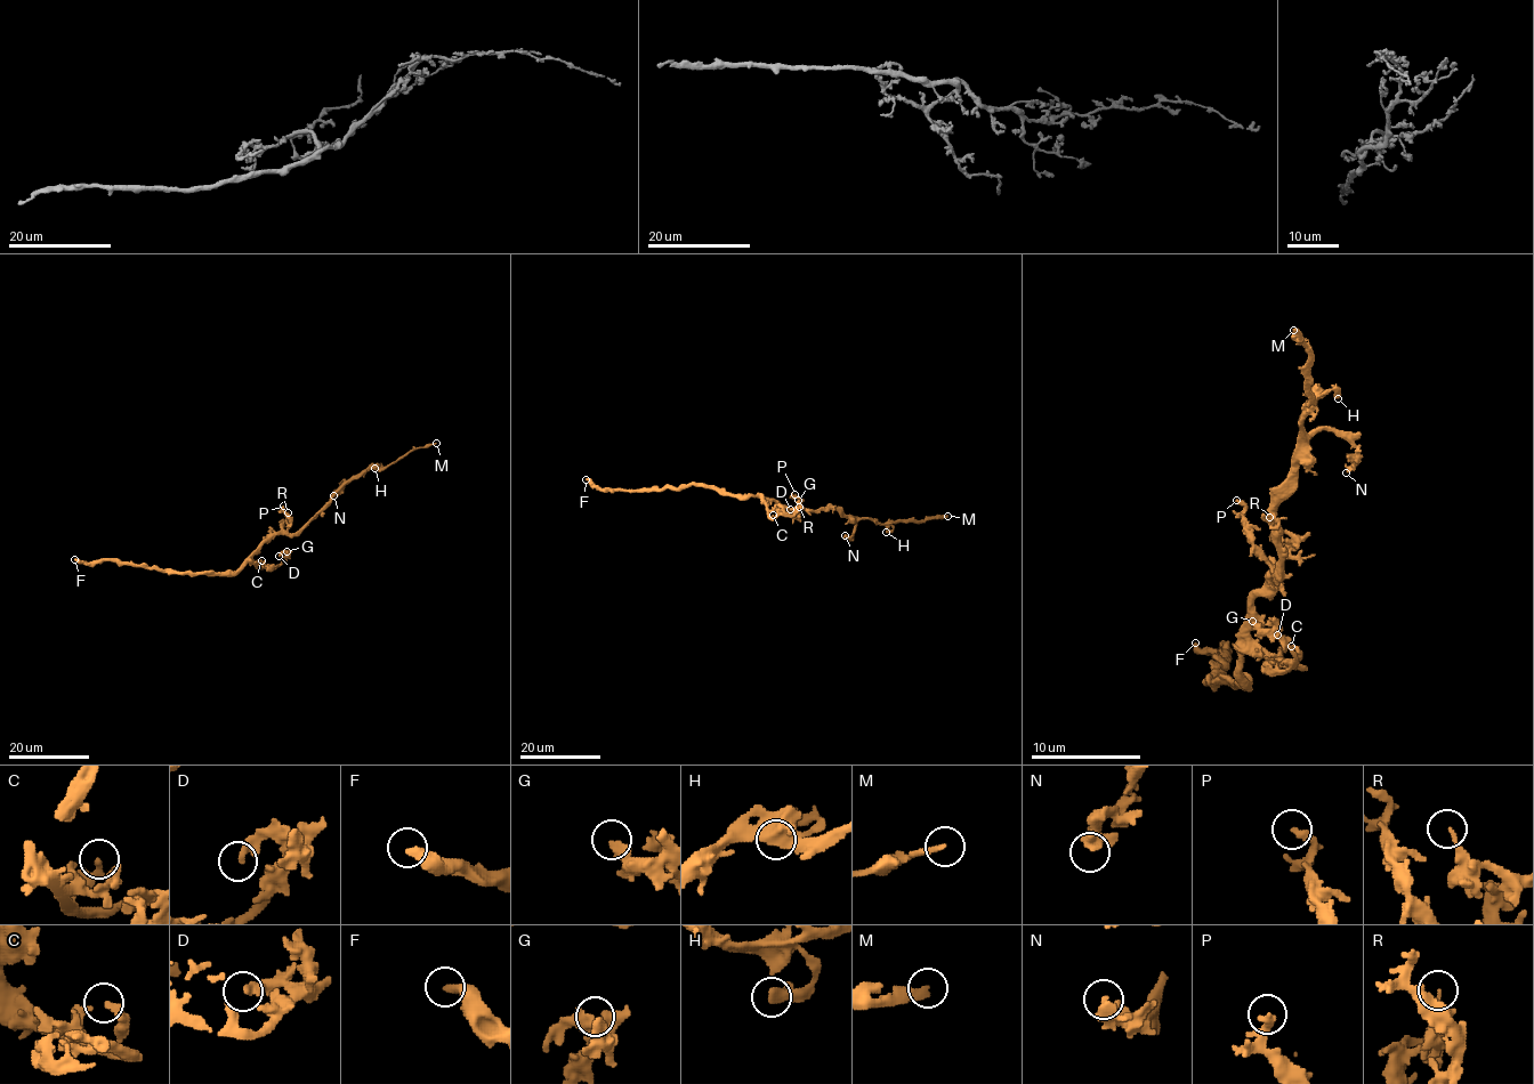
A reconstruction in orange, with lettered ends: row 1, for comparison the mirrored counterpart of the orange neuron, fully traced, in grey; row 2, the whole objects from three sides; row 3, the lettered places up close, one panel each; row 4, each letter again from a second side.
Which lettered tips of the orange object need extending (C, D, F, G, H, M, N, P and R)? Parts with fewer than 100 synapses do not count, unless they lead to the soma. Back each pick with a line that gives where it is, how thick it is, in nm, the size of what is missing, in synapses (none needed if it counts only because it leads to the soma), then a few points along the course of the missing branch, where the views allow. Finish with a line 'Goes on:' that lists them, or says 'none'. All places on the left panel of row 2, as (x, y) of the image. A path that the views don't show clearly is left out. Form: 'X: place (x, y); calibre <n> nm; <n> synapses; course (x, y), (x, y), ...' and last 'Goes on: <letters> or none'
M: place (436, 443); calibre 300 nm; 120 synapses
Goes on: M

